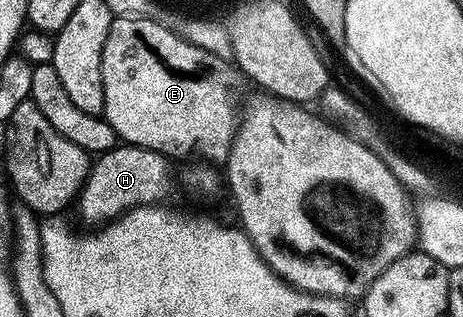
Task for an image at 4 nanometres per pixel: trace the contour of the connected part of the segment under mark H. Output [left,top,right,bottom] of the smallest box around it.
[78,143,172,227]

